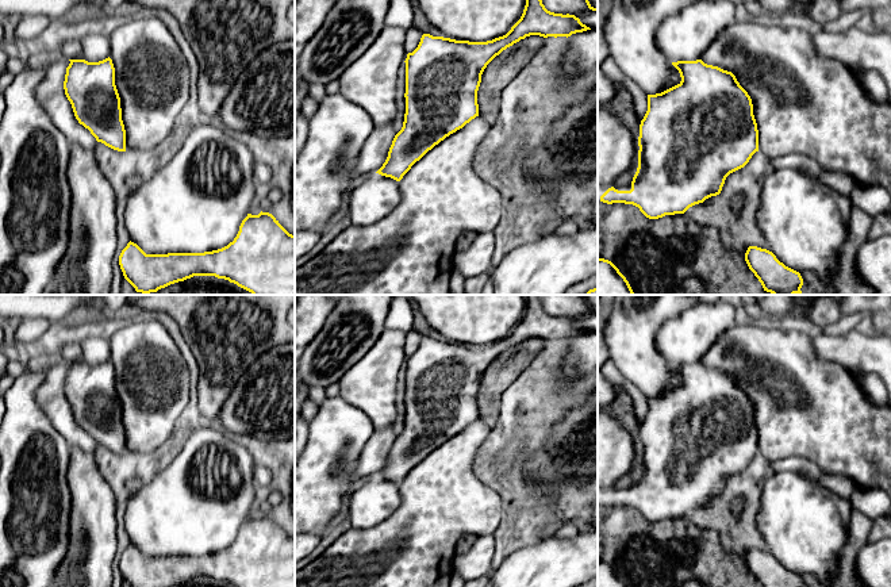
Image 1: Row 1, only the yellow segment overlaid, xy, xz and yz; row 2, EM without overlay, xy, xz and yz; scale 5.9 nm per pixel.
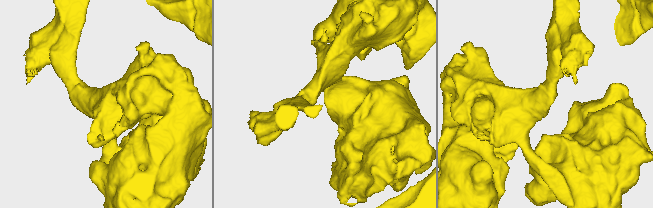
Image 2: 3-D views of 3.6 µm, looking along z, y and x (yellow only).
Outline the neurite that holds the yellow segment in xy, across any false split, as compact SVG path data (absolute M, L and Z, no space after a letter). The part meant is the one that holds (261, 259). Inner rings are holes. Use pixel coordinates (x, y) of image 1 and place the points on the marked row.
M262 211L247 214L234 241L222 249L146 254L130 241L119 265L124 279L142 294L193 276L215 276L253 295L295 295L295 235Z

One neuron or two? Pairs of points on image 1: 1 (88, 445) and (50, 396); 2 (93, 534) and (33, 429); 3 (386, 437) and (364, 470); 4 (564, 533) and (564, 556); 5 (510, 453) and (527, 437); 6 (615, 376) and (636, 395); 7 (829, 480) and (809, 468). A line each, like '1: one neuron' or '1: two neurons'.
1: one neuron
2: two neurons
3: one neuron
4: two neurons
5: one neuron
6: one neuron
7: one neuron

